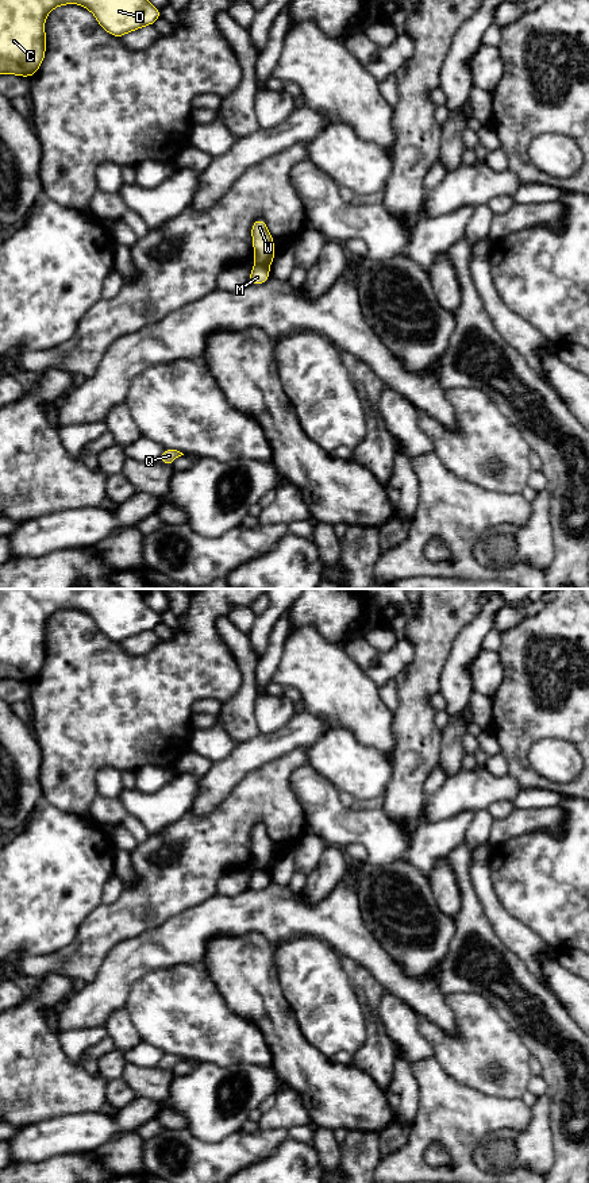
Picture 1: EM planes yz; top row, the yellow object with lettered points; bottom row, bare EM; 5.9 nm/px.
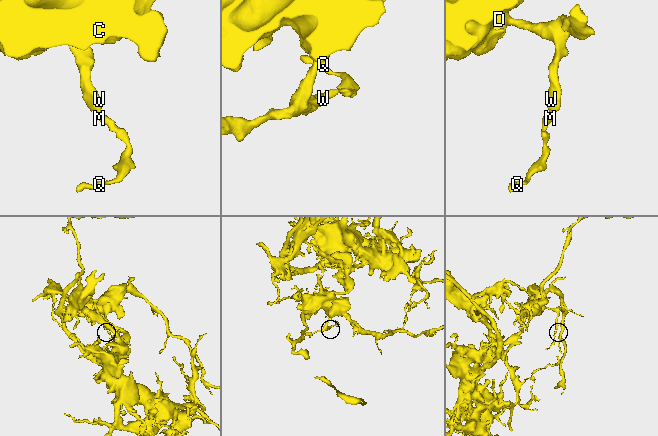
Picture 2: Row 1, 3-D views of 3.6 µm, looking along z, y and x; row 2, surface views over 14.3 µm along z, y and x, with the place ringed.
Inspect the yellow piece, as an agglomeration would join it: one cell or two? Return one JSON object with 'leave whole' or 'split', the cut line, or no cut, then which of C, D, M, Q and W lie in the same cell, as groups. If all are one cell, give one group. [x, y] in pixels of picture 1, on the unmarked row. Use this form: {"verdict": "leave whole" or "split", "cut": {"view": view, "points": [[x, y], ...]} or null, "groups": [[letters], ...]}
{"verdict": "split", "cut": {"view": "yz", "points": [[257, 867], [268, 870]]}, "groups": [["C", "D", "W"], ["M", "Q"]]}

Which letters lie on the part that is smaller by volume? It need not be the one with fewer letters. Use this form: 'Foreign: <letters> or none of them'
Foreign: M, Q

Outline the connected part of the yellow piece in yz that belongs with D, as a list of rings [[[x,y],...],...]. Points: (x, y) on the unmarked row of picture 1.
[[[0,589],[0,679],[30,683],[46,660],[47,620],[59,610],[78,609],[91,616],[99,631],[115,643],[153,631],[161,614],[145,601],[146,589]]]

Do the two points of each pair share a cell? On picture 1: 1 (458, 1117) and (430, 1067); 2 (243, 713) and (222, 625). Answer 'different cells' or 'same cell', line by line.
1: same cell
2: same cell

